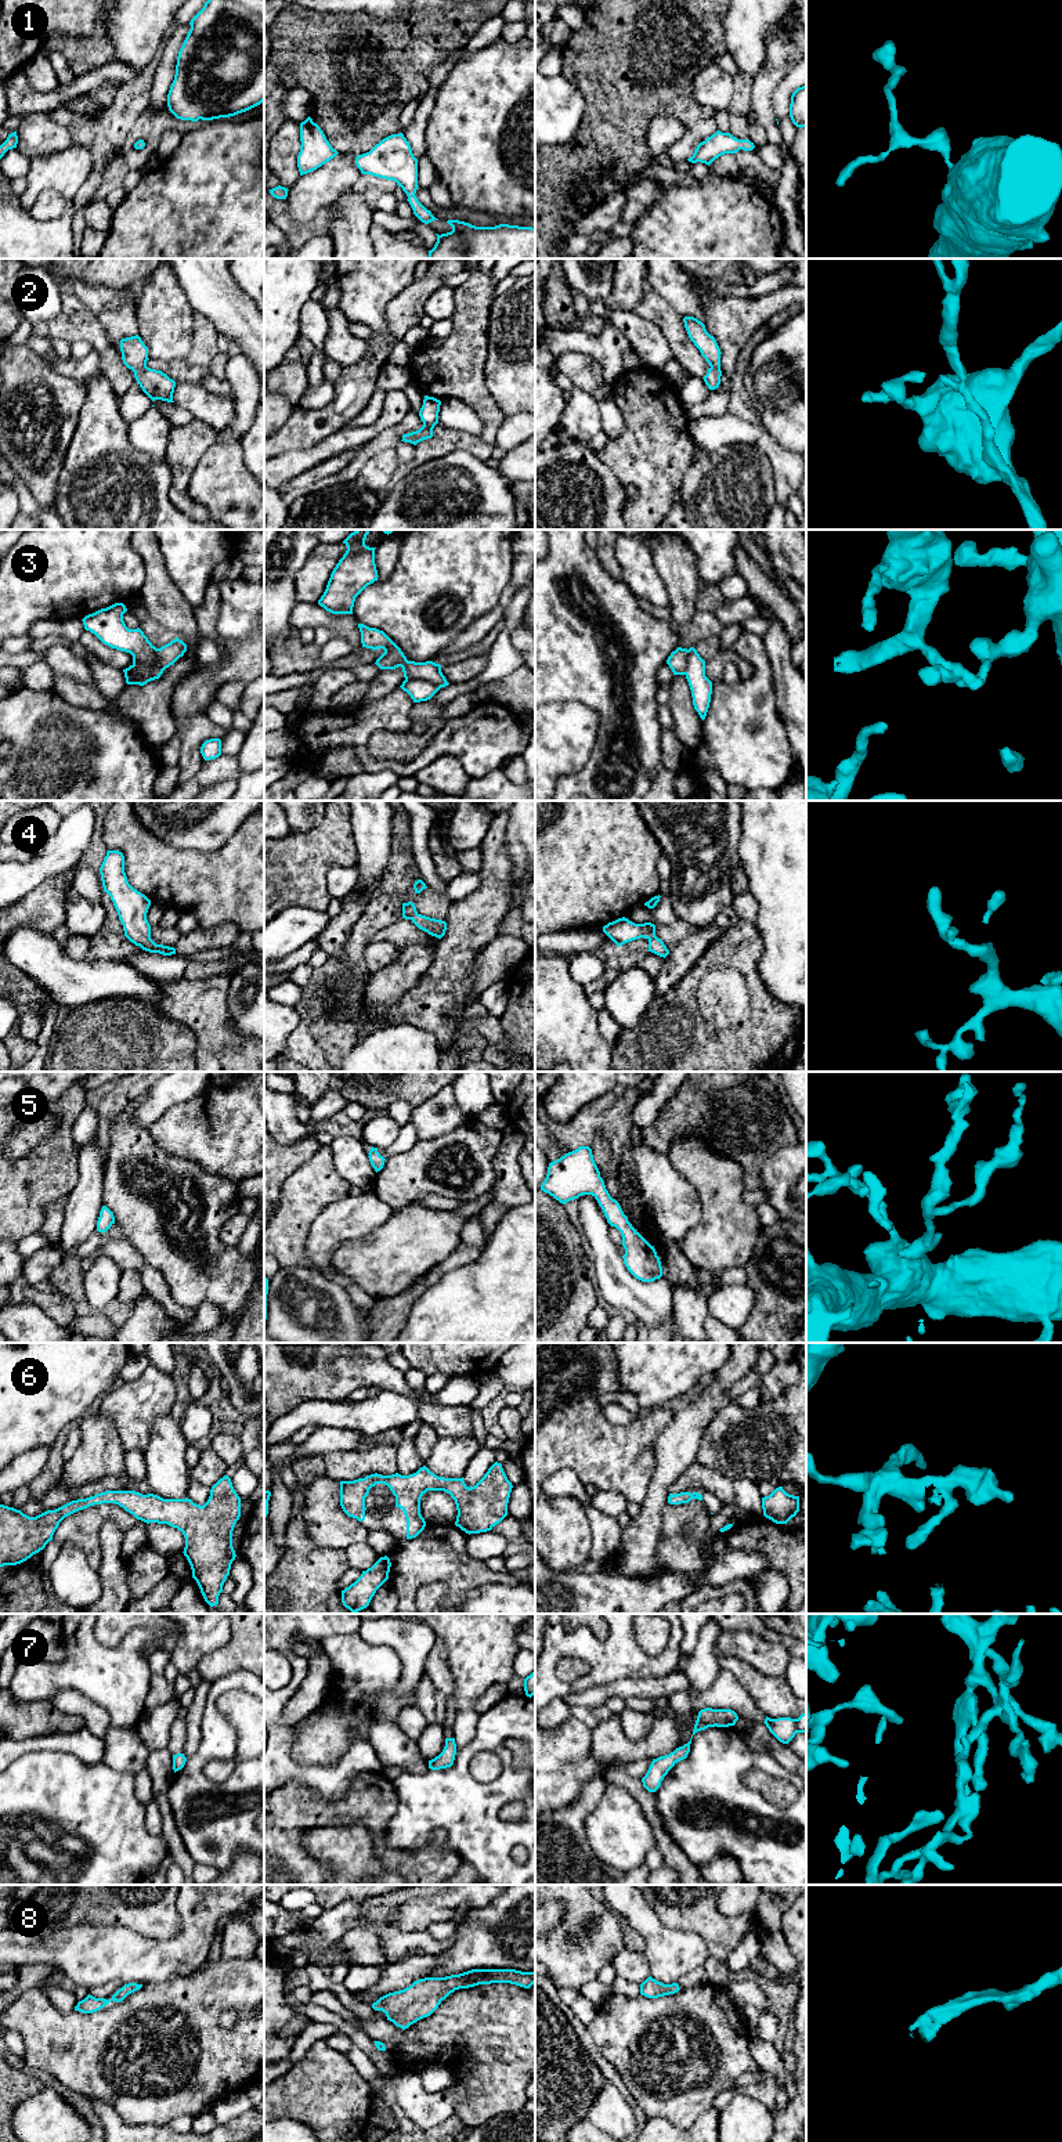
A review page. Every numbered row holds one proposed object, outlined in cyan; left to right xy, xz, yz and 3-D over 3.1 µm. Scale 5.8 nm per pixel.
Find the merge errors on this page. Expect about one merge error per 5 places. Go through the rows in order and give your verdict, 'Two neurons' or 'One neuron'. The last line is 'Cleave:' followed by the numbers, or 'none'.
1: One neuron
2: One neuron
3: Two neurons
4: One neuron
5: One neuron
6: One neuron
7: One neuron
8: One neuron
Cleave: 3

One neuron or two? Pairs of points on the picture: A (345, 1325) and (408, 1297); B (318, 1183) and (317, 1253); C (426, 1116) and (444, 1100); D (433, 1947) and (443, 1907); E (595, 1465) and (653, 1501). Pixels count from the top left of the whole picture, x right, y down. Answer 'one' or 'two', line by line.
A: two
B: two
C: one
D: two
E: two

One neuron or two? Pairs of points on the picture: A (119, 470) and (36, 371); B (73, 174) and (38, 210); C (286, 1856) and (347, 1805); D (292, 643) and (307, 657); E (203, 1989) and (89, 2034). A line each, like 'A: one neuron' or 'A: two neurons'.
A: two neurons
B: two neurons
C: one neuron
D: one neuron
E: one neuron

